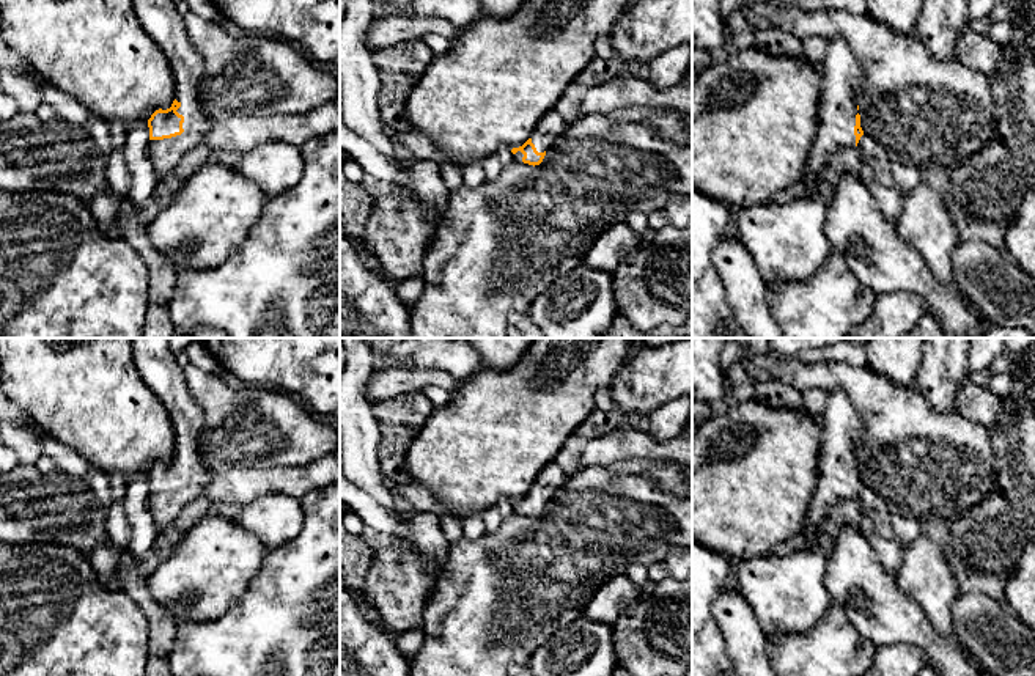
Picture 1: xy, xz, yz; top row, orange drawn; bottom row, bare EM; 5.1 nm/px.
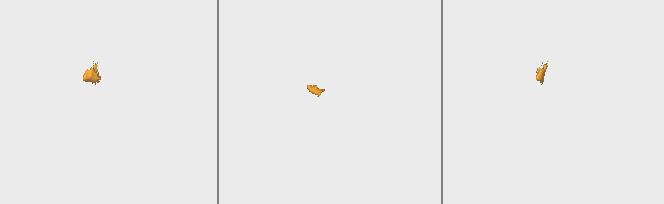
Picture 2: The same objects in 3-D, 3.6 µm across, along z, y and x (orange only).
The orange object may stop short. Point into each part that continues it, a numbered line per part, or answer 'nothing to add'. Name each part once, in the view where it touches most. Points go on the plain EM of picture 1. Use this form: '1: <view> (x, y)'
1: xy (156, 363)

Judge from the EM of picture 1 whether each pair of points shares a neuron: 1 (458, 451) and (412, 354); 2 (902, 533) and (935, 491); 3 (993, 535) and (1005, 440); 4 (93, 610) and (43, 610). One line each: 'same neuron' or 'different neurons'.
1: different neurons
2: different neurons
3: same neuron
4: same neuron

